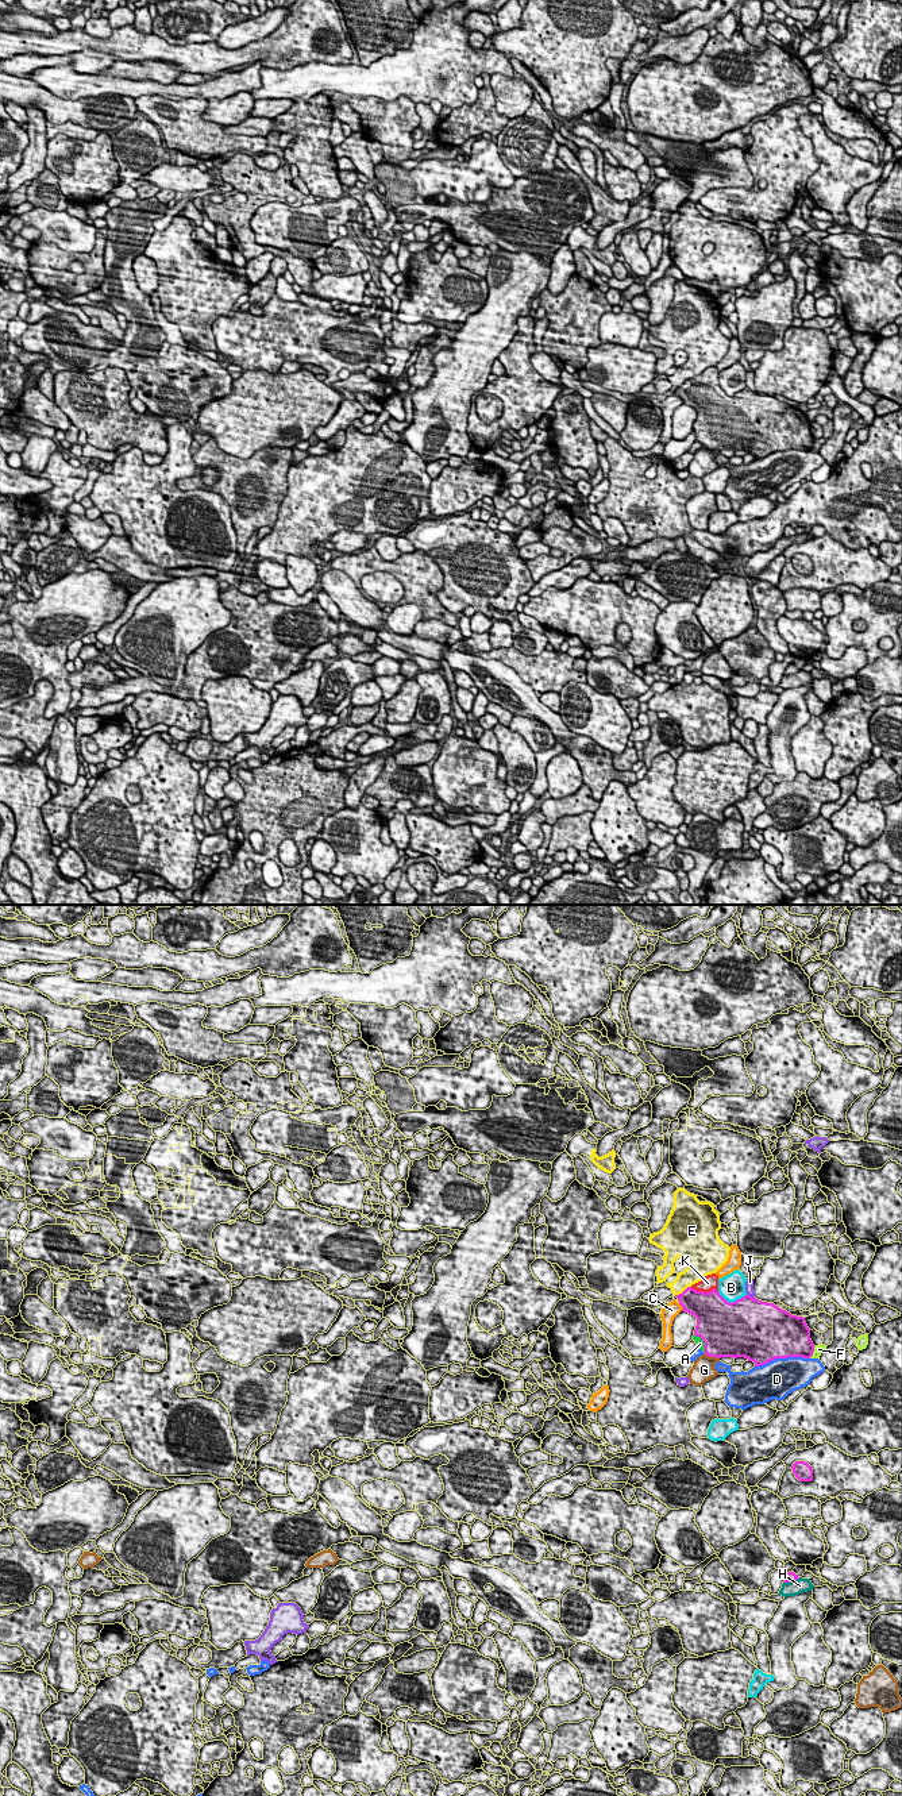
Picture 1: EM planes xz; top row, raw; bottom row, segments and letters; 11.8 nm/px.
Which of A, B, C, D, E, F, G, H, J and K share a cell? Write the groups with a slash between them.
A K / B / C / D / E / F / G / H / J

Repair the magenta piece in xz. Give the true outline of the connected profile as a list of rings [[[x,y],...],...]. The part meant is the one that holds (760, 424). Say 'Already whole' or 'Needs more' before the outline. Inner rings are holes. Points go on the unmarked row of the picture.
Needs more. [[[716,366],[705,369],[675,389],[683,400],[682,404],[697,411],[693,432],[697,440],[709,450],[745,450],[748,454],[753,454],[755,459],[760,459],[775,451],[810,451],[813,448],[814,438],[803,409],[791,408],[774,396],[753,392],[748,386],[729,396],[718,385]]]

